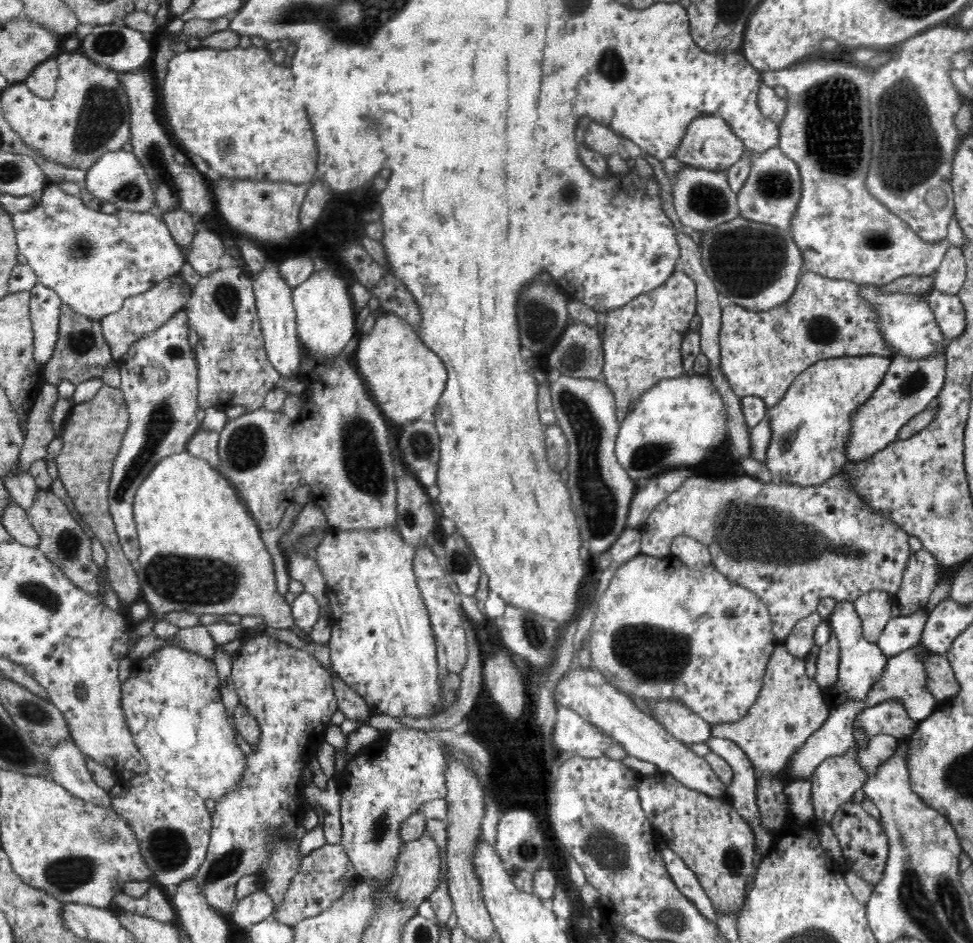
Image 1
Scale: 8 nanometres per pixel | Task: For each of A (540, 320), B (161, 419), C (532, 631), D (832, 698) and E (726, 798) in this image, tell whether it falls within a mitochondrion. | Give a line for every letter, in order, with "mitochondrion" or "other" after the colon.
A: mitochondrion
B: mitochondrion
C: mitochondrion
D: other
E: other

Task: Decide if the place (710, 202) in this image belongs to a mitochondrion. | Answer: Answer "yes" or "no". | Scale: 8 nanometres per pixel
yes

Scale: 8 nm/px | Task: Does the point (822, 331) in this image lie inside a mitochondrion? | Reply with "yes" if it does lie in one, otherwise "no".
yes

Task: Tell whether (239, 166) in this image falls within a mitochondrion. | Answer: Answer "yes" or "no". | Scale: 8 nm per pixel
no

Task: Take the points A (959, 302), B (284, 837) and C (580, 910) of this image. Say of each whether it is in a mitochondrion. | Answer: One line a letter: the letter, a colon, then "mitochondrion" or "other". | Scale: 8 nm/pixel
A: other
B: other
C: other

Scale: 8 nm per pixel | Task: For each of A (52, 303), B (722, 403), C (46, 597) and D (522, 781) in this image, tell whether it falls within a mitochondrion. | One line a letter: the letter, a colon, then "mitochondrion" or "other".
A: other
B: other
C: mitochondrion
D: other

